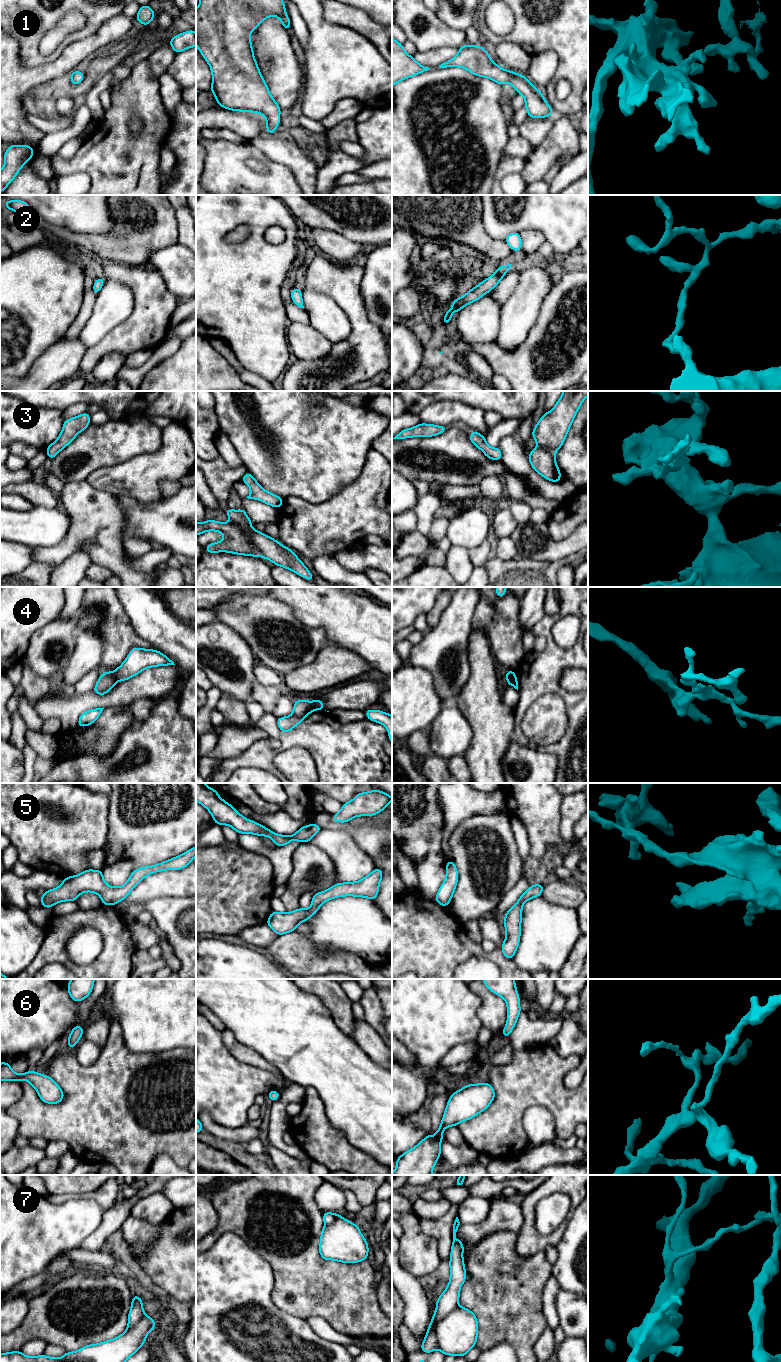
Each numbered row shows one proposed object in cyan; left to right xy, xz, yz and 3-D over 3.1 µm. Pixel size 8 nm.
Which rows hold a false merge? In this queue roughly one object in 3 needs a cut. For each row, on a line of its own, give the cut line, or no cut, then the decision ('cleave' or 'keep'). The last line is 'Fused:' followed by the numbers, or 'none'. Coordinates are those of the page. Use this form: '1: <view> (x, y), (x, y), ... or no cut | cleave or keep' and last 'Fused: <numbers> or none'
1: no cut | keep
2: no cut | keep
3: no cut | keep
4: xy (111, 672), (116, 681) | cleave
5: no cut | keep
6: no cut | keep
7: no cut | keep
Fused: 4

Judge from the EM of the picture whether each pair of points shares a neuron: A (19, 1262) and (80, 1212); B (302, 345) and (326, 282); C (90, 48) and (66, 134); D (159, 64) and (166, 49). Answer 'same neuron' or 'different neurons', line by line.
A: same neuron
B: different neurons
C: different neurons
D: same neuron

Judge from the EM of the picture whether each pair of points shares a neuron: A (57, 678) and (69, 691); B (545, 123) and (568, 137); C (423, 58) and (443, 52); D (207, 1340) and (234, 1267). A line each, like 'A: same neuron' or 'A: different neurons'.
A: same neuron
B: different neurons
C: same neuron
D: same neuron

